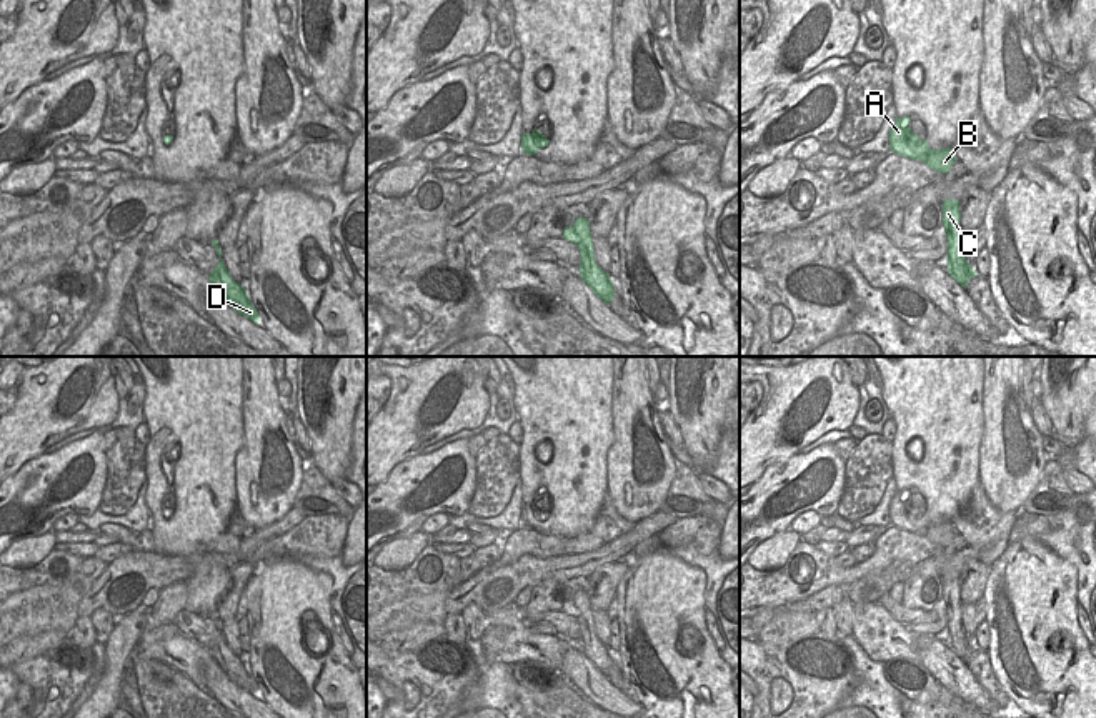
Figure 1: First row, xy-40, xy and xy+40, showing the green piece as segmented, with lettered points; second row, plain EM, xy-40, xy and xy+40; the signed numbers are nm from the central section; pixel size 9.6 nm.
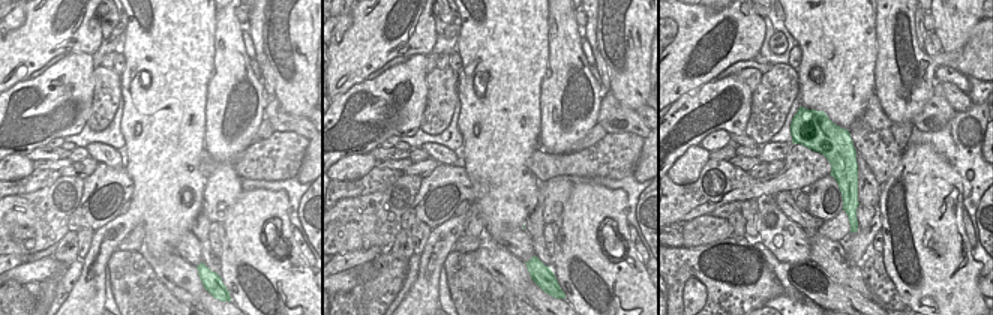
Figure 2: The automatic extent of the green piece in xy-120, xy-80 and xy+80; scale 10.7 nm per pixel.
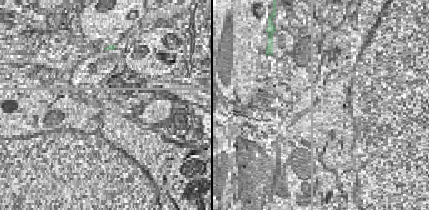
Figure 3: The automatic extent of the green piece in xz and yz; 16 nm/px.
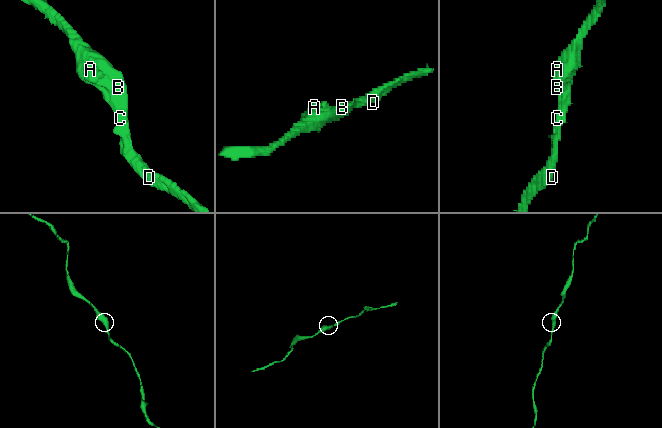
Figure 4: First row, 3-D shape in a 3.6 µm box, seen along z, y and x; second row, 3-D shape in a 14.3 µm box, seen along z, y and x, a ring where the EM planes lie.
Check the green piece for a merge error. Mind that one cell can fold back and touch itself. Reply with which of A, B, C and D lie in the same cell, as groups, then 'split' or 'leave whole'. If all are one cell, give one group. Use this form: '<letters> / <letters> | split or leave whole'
A B C D | leave whole

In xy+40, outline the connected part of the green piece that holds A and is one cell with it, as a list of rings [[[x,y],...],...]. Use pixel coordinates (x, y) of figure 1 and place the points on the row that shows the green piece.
[[[909,117],[896,118],[889,128],[889,148],[891,152],[924,162],[929,168],[948,173],[951,172],[956,155],[953,148],[931,150],[928,140],[921,142],[916,133],[911,132],[908,123]]]

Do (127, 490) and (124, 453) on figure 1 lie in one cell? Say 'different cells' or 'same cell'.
same cell

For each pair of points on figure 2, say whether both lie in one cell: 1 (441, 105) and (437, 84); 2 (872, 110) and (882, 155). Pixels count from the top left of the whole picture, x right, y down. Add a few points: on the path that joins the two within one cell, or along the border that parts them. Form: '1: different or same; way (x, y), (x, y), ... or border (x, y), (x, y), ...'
1: same; way (441, 101), (441, 89)
2: same; way (872, 120), (872, 132), (881, 144)

